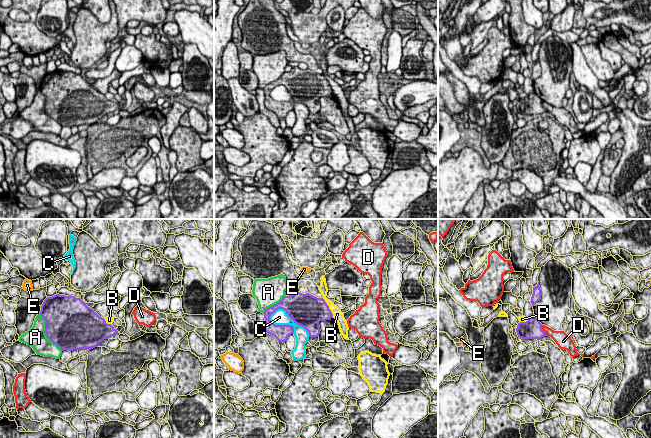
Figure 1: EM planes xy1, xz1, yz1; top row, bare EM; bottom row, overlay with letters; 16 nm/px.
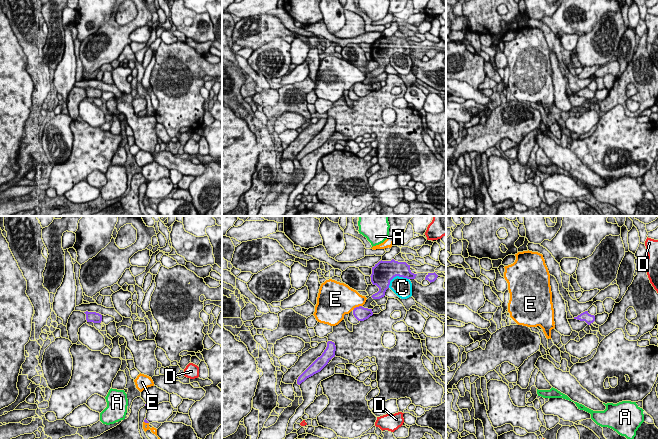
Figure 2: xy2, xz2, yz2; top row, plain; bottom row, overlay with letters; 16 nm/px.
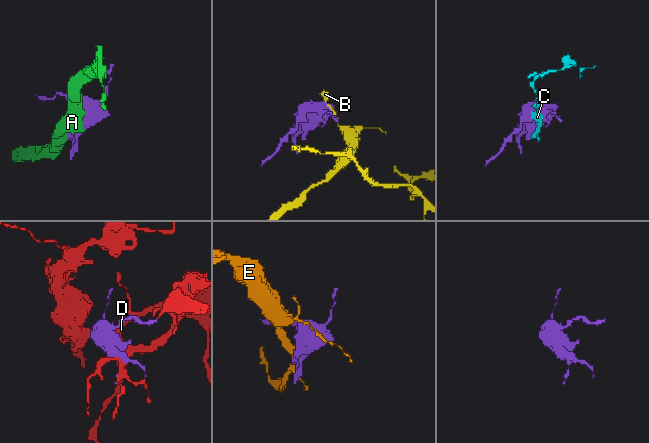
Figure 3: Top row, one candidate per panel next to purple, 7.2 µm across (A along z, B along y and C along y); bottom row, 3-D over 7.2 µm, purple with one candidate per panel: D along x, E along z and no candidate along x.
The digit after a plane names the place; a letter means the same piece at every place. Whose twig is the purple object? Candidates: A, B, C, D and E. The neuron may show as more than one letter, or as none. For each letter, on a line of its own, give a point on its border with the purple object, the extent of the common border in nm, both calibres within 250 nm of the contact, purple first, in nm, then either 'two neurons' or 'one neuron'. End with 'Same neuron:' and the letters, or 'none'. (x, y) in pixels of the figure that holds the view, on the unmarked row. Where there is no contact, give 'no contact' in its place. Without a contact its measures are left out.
A: xy1 (45, 109) | 700 nm | 480/320 nm | two neurons
B: xz1 (328, 84) | 360 nm | 420/160 nm | two neurons
C: xz1 (290, 93) | 750 nm | 500/240 nm | two neurons
D: yz1 (542, 106) | 200 nm | 320/160 nm | two neurons
E: xz2 (357, 83) | 170 nm | 220/420 nm | two neurons
Same neuron: none

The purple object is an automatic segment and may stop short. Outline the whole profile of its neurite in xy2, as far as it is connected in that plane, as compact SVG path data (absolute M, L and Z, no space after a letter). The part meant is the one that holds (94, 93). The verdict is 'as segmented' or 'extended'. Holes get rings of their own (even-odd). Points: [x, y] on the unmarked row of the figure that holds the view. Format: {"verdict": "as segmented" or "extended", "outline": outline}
{"verdict": "as segmented", "outline": "M84 88L86 90L87 98L101 99L102 91L96 88Z"}

